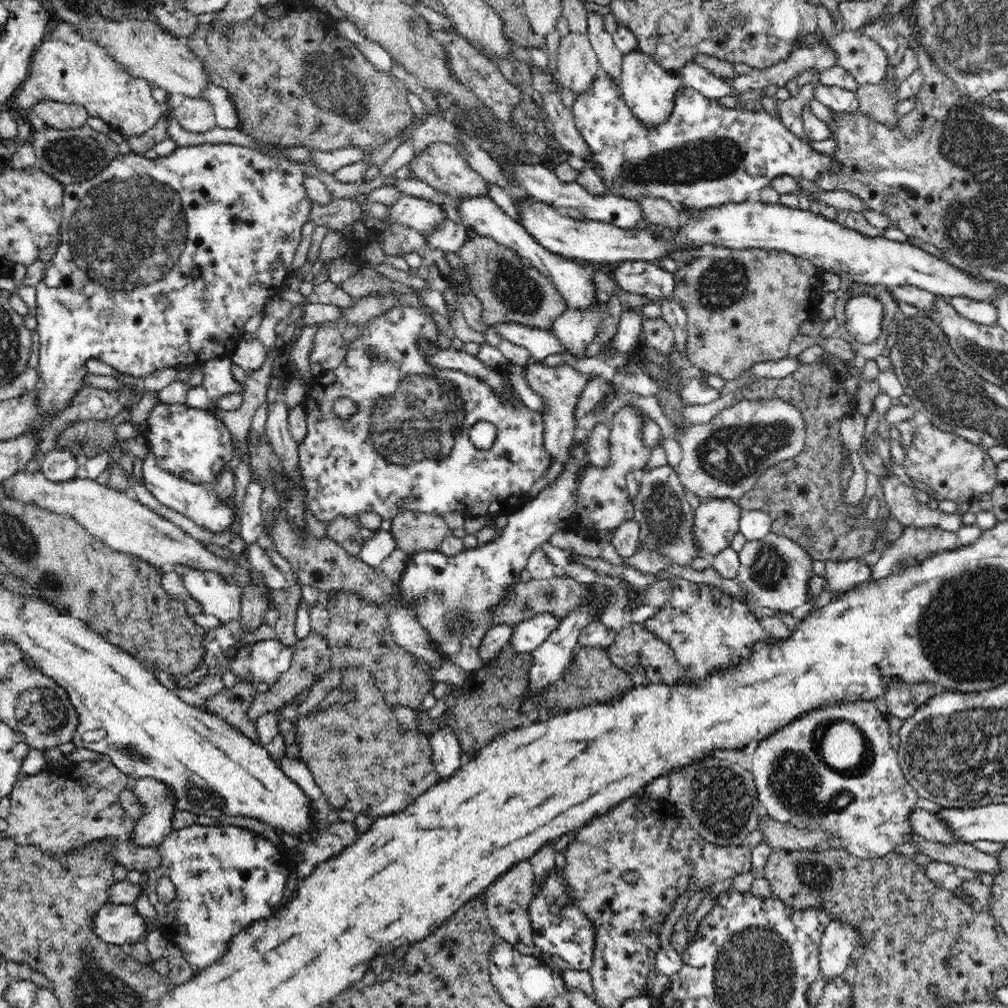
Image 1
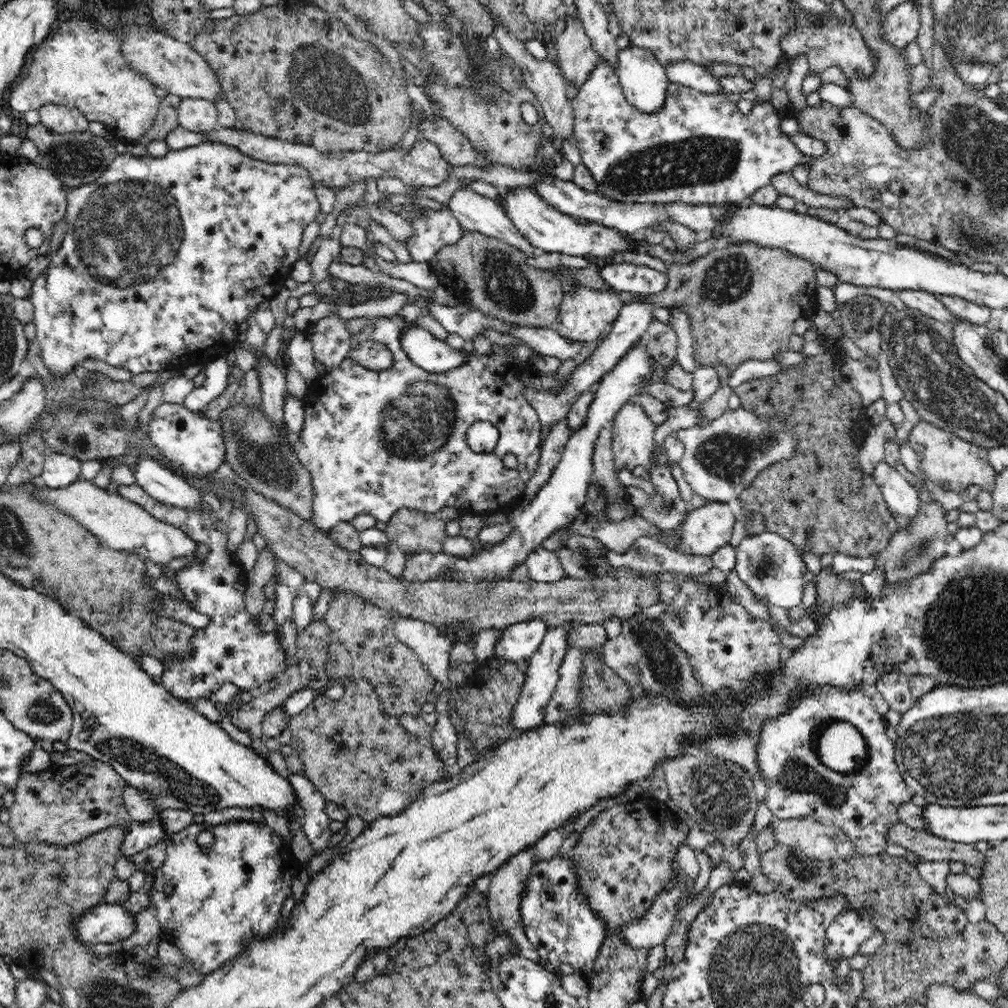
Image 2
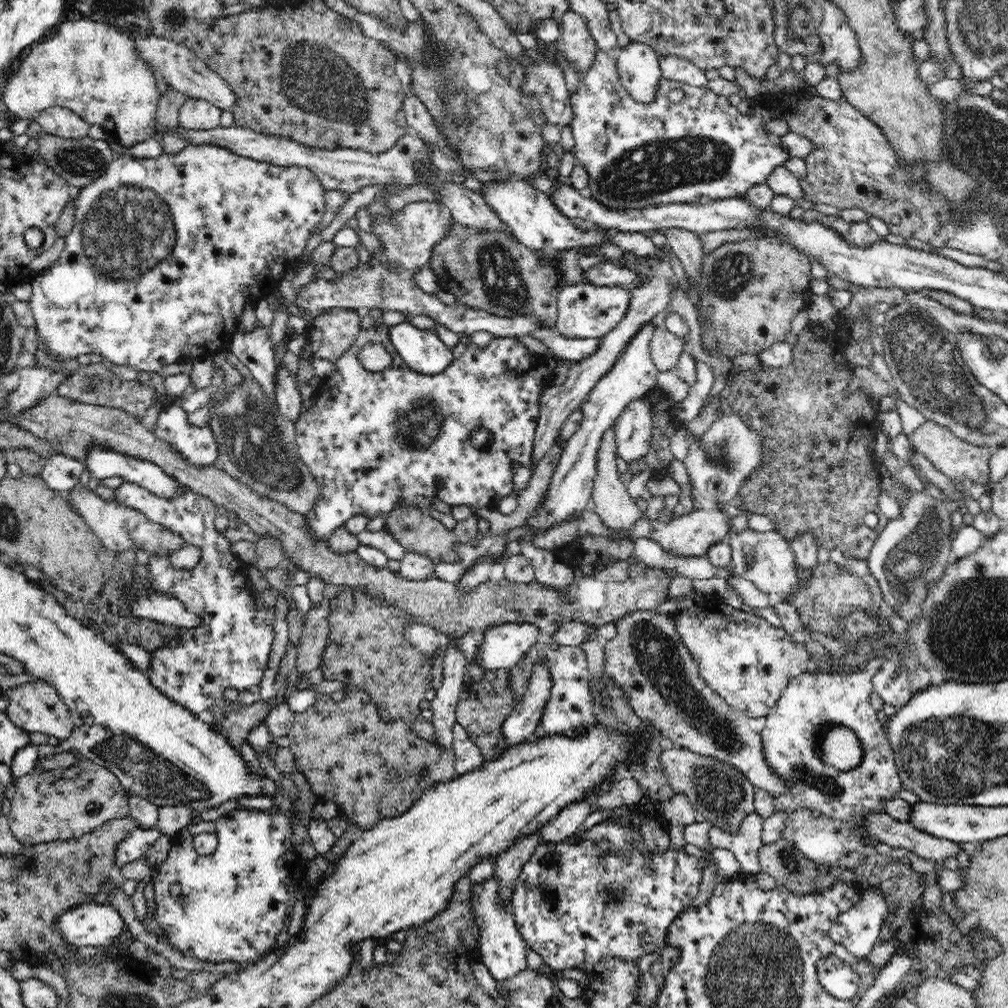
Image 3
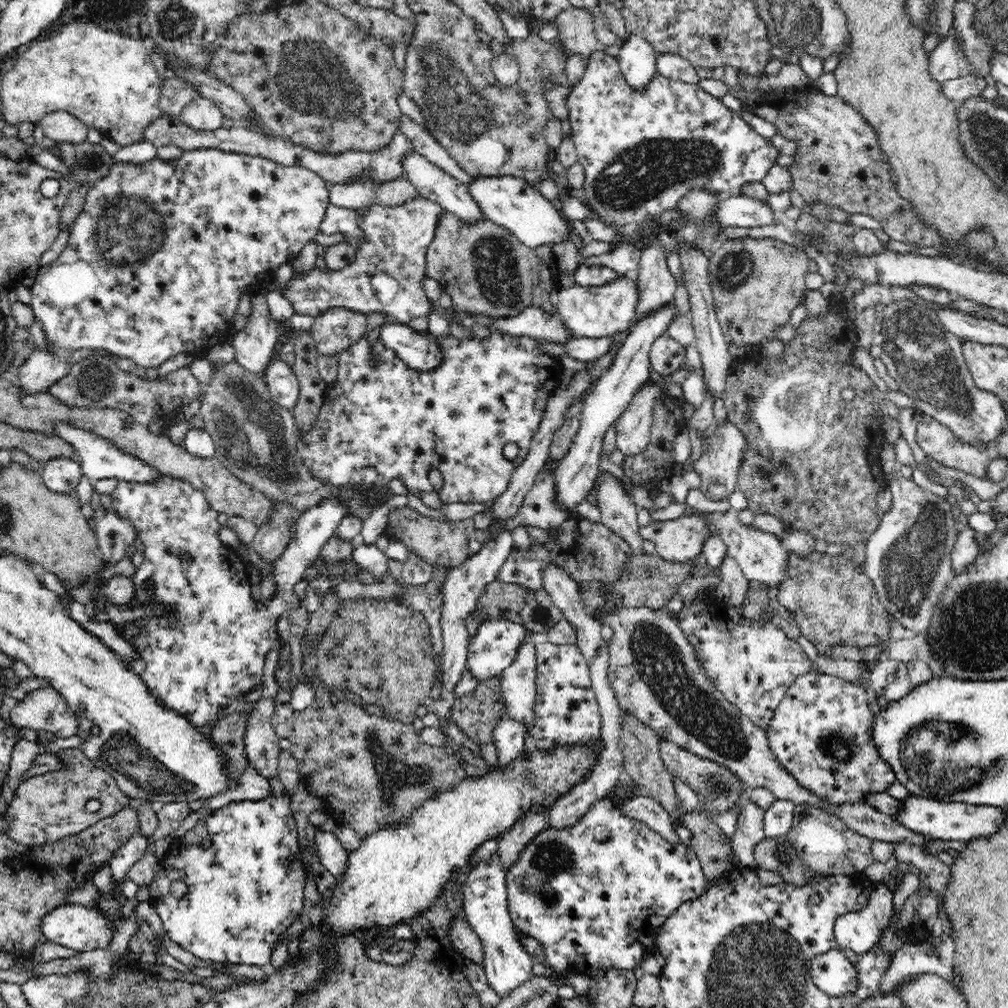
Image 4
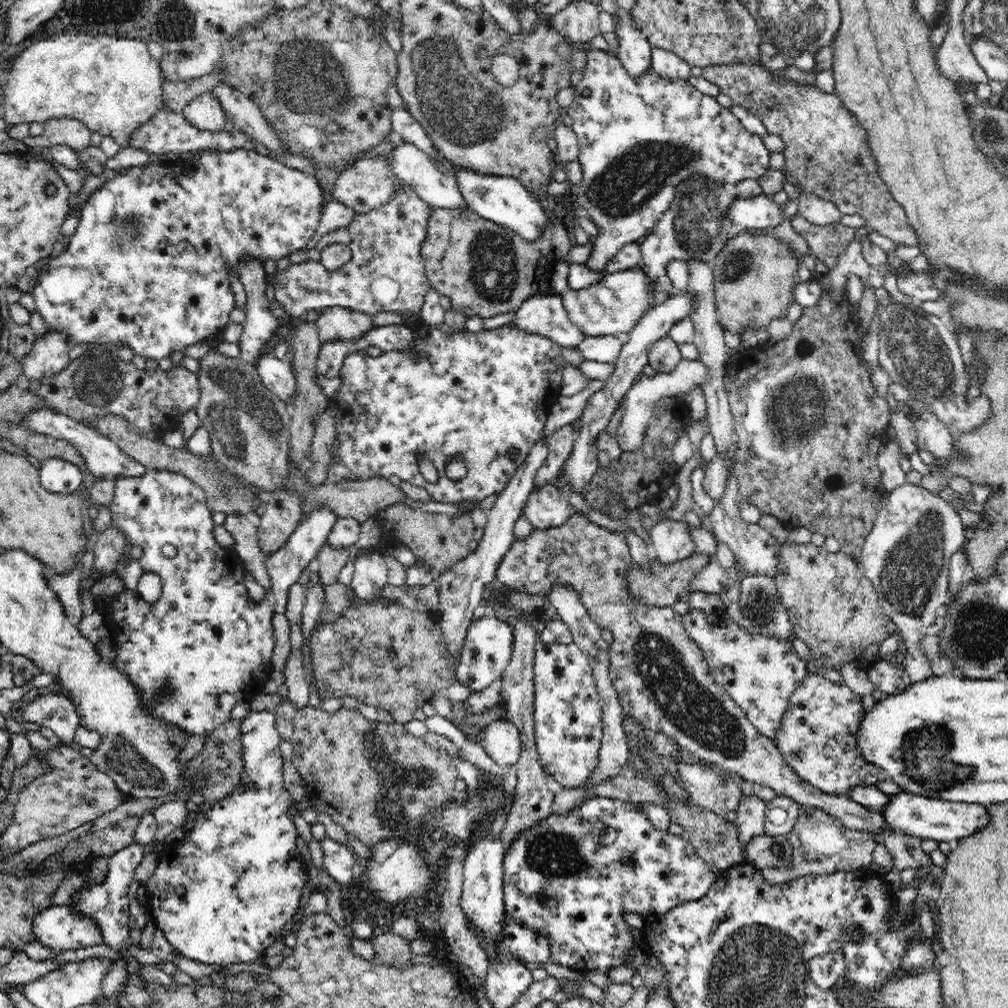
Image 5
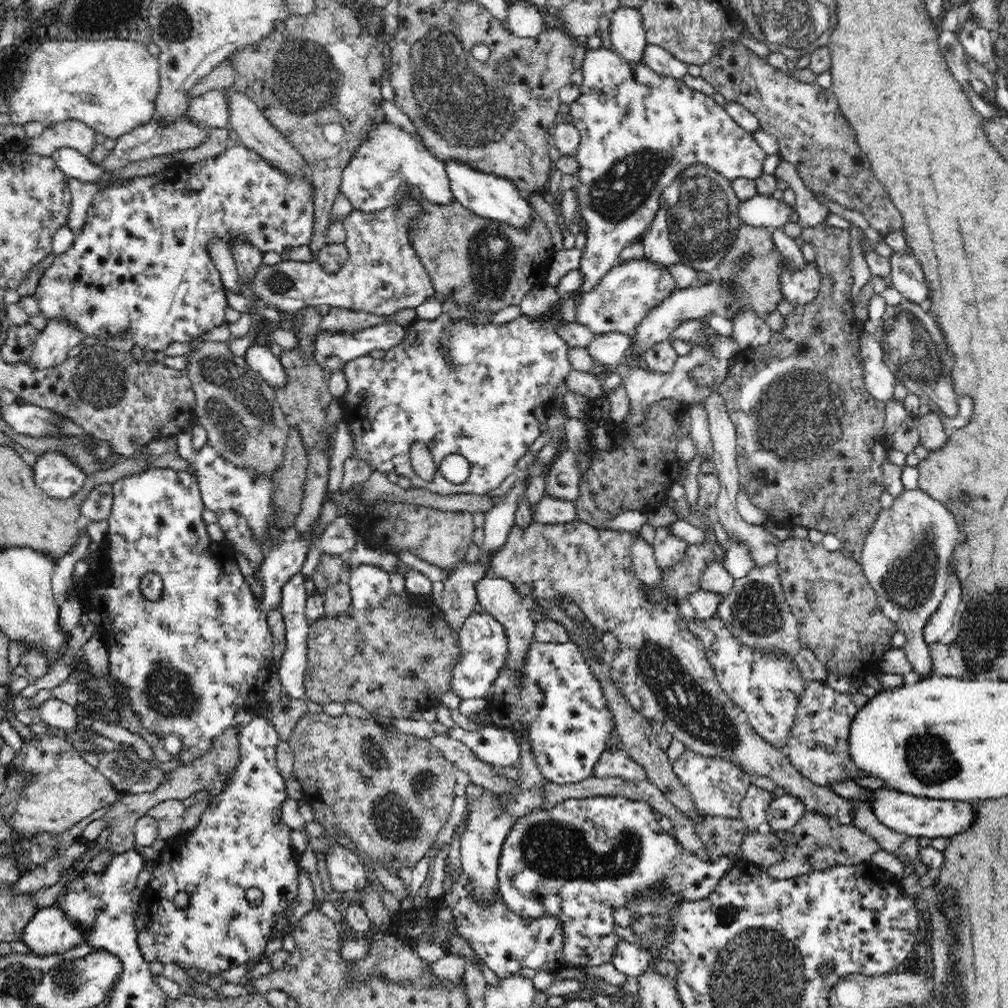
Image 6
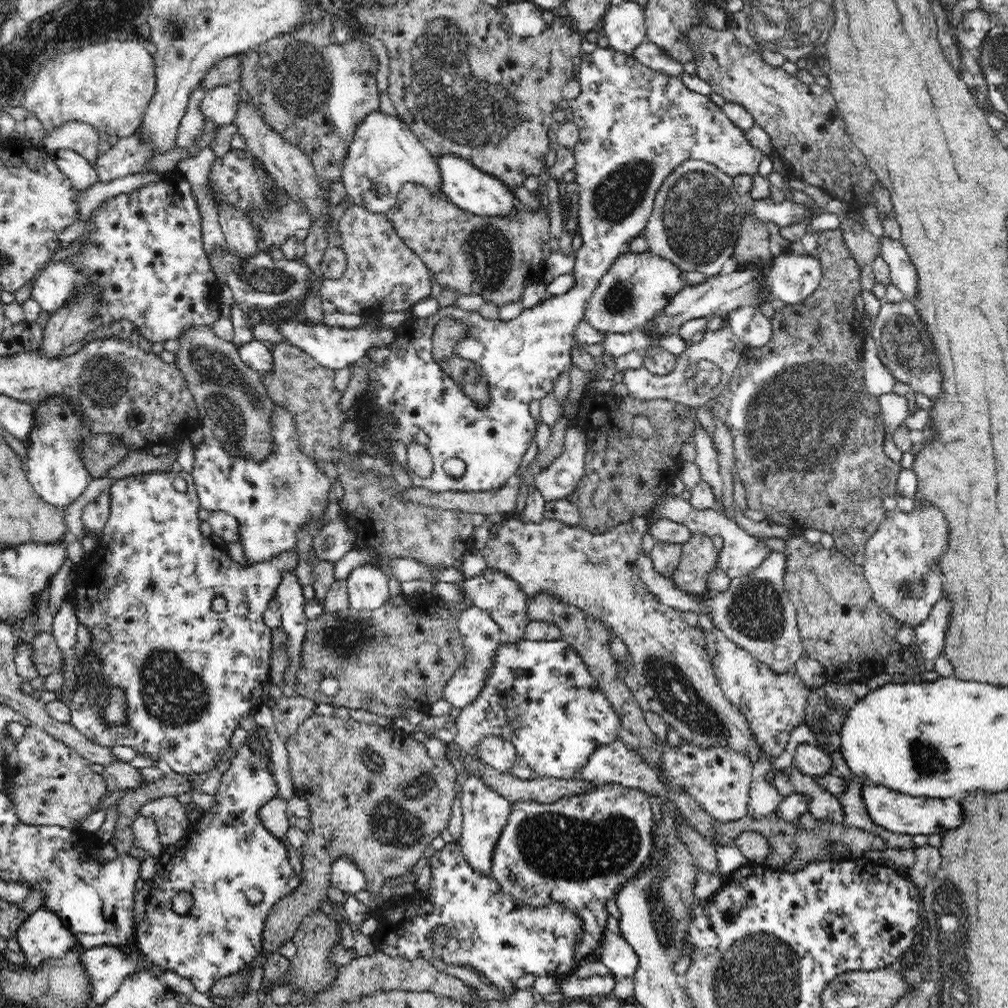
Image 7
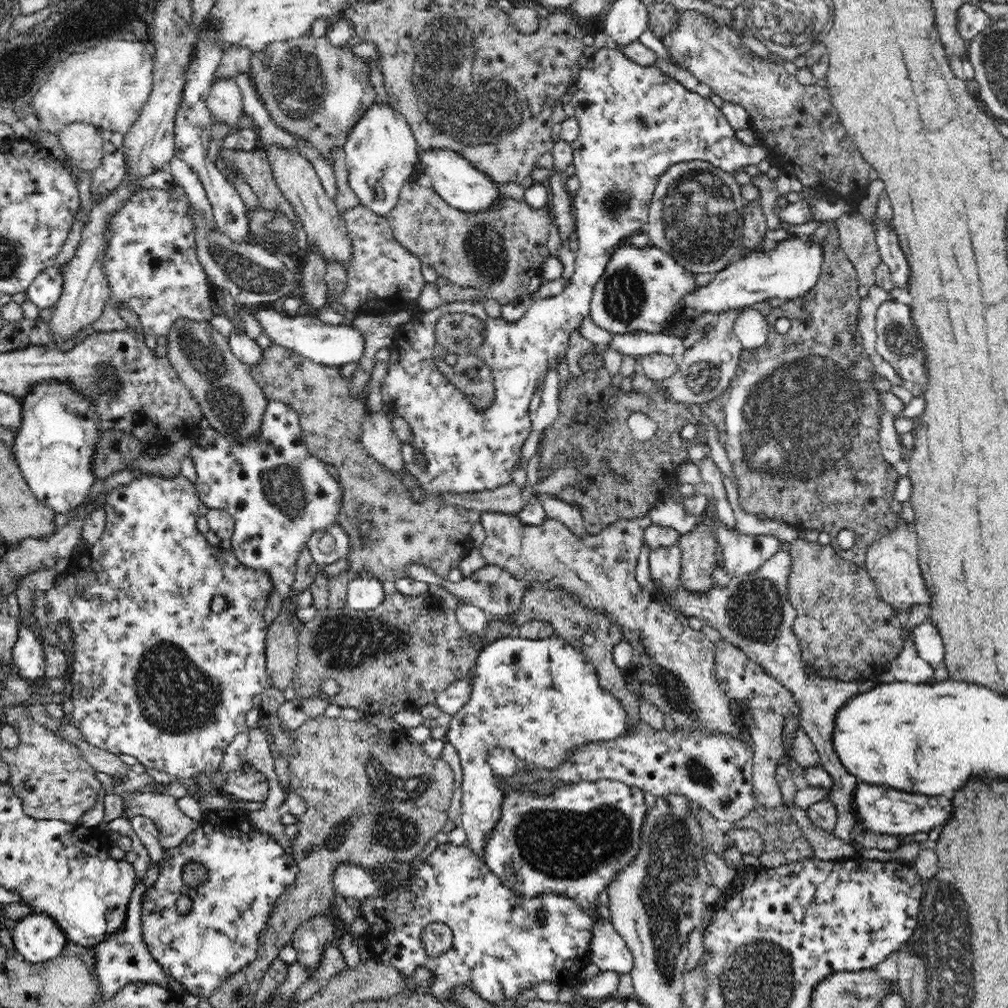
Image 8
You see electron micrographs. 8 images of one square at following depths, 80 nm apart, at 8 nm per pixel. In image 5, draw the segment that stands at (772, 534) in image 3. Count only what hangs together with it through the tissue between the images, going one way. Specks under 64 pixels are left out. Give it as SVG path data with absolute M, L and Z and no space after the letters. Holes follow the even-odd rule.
M732 472L728 475L724 494L715 501L716 506L713 508L713 511L709 515L705 514L705 520L701 526L705 529L712 528L716 538L730 547L745 576L770 576L774 578L778 574L777 564L781 543L766 529L758 526L758 523L748 524L742 520L738 501L741 501L738 483Z

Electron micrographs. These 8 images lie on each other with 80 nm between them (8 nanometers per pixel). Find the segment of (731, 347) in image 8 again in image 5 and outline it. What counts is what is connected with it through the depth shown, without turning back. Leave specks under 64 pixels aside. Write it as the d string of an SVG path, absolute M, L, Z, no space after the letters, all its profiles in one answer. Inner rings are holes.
M682 359L676 368L667 373L656 373L653 376L642 374L638 380L632 384L630 390L625 394L625 404L620 418L620 426L615 434L619 447L623 452L636 452L640 449L644 434L648 426L649 417L655 408L656 402L660 398L670 398L671 396L683 396L692 391L695 387L704 387L708 379L708 369L700 359Z

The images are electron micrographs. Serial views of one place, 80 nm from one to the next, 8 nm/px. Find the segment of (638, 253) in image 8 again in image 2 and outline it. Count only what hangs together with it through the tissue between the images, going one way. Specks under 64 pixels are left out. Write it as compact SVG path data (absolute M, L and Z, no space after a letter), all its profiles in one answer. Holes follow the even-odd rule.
M580 286L576 294L564 292L563 295L558 322L554 323L552 328L569 342L585 343L600 338L620 314L622 299L614 290L602 291Z

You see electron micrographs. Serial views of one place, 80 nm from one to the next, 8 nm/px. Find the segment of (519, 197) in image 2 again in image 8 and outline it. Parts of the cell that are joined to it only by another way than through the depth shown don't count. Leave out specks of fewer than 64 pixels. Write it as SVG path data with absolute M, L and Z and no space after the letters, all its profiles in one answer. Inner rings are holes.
M445 150L422 151L423 168L421 174L412 180L434 189L452 208L464 212L480 212L492 210L500 204L501 196L497 182L490 180L485 173L473 168L472 164L459 156L457 152Z

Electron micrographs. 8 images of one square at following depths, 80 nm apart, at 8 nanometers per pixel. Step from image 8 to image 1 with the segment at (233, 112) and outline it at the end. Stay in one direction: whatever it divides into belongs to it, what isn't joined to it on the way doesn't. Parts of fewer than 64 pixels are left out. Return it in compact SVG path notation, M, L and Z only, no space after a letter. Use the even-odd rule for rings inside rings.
M185 97L175 109L179 126L194 134L202 134L217 128L212 106L200 97Z

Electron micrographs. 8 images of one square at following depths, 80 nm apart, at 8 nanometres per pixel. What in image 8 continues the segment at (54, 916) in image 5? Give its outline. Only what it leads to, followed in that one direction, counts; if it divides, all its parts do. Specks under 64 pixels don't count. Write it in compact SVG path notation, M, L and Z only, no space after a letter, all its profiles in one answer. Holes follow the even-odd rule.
M30 913L11 932L13 948L31 963L43 963L61 954L69 942L64 929L49 913Z

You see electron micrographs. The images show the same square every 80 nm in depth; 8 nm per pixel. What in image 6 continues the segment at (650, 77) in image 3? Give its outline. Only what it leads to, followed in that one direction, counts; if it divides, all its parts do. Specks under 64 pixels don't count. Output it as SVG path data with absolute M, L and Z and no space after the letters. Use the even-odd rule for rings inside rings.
M620 5L608 16L612 48L629 66L640 66L644 59L647 38L642 26L642 15L637 8Z

